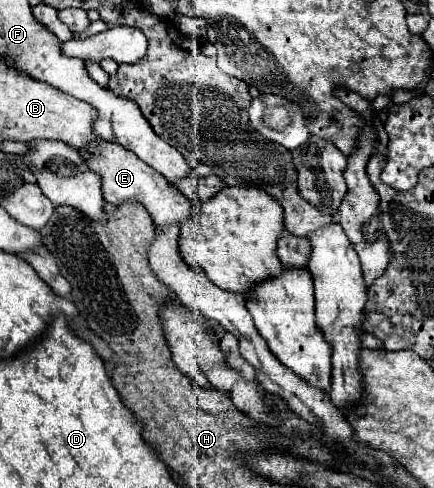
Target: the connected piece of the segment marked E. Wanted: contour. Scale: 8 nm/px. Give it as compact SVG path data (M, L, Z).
M101 142L101 158L85 158L85 160L93 166L93 170L97 170L97 174L101 174L103 194L109 204L113 206L121 206L123 202L141 204L145 206L157 228L181 226L183 222L195 216L191 200L179 190L173 190L173 186L169 186L165 178L161 178L161 174L157 174L145 162L137 160L135 154L129 154L129 150L121 150L121 146L113 146L113 142Z

